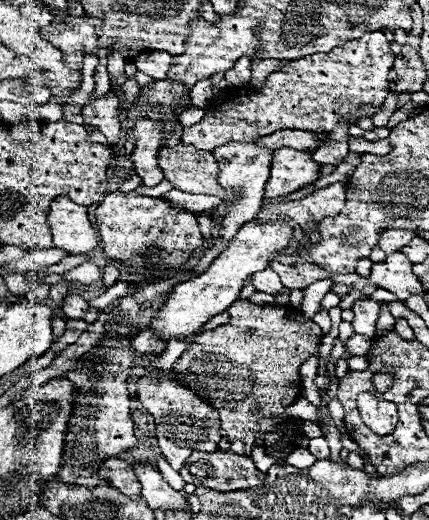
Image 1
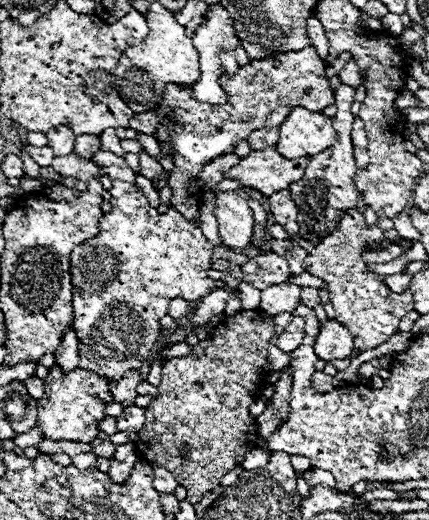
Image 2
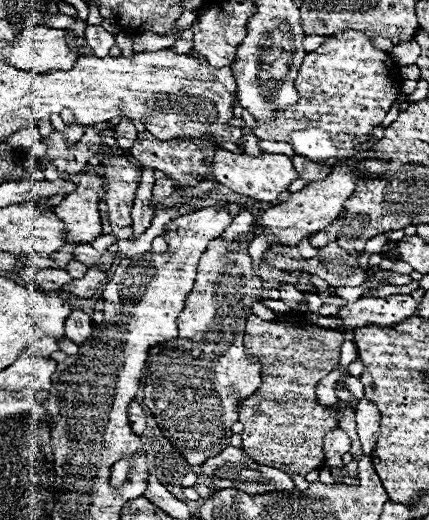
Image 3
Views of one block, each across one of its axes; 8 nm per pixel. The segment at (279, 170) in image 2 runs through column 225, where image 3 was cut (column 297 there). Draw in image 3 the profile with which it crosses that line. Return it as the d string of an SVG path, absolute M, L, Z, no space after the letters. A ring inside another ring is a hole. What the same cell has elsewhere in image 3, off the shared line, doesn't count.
M218 148L214 154L214 160L210 162L210 172L214 174L214 180L218 184L224 184L226 188L256 198L260 202L272 202L282 192L288 190L288 186L298 178L298 172L292 166L292 160L284 154L262 154L262 156L248 156L248 154L234 154L228 150Z

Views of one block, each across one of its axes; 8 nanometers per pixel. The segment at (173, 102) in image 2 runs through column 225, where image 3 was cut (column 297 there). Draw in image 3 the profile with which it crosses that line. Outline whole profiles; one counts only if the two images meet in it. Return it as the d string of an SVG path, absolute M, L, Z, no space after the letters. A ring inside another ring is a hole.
M338 32L334 38L326 40L318 50L308 52L304 56L304 62L298 70L298 78L294 82L300 102L294 106L288 106L280 110L278 118L270 124L256 124L256 136L260 140L274 140L274 142L288 142L296 154L312 158L312 162L324 162L328 166L334 166L342 158L352 158L360 144L364 144L370 138L370 132L382 124L384 116L388 114L390 106L396 102L400 94L400 78L394 60L388 52L382 52L370 44L370 36L362 32Z

